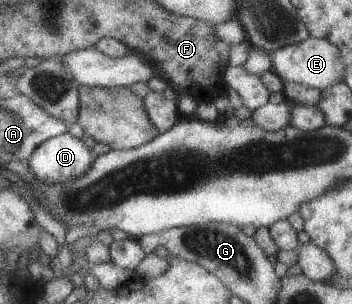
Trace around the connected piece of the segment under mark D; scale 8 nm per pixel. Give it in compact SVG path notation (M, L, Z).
M66 131L36 147L28 163L30 172L40 183L54 185L84 175L94 156L93 150L88 149L82 139Z

